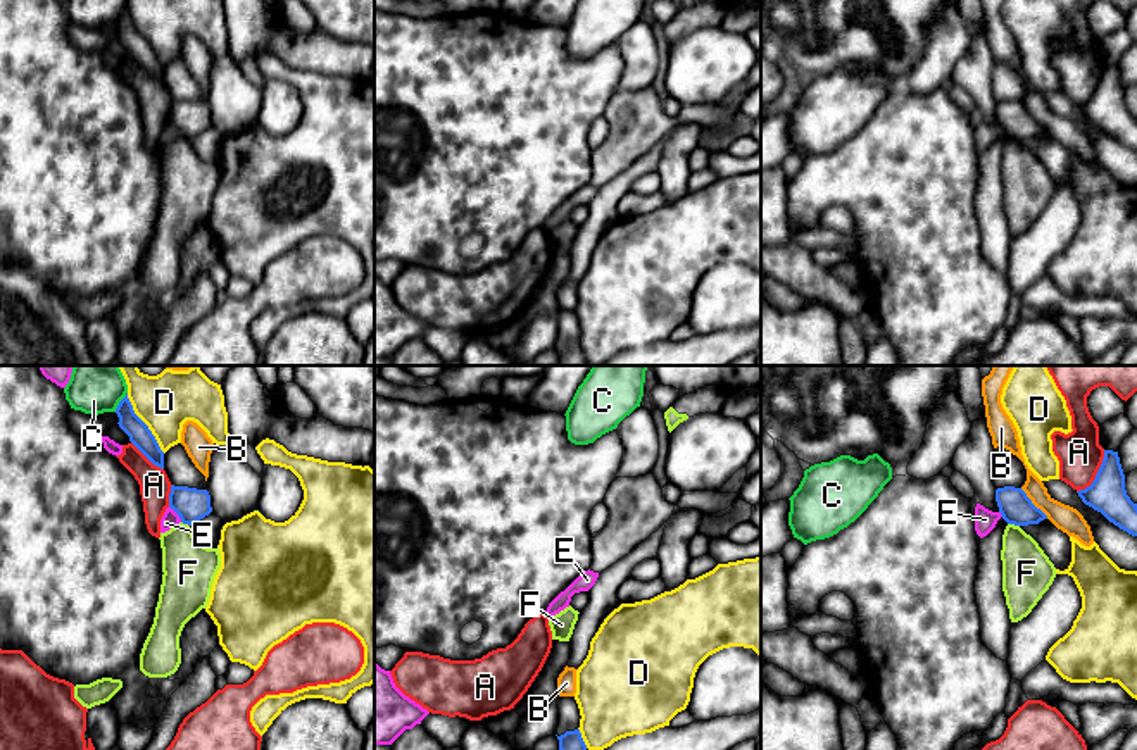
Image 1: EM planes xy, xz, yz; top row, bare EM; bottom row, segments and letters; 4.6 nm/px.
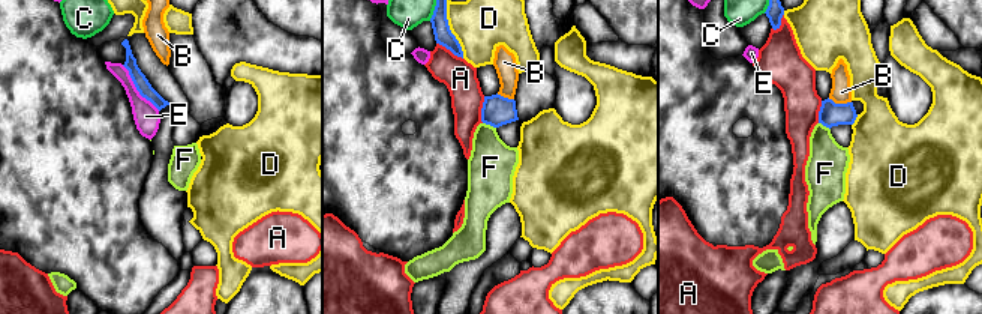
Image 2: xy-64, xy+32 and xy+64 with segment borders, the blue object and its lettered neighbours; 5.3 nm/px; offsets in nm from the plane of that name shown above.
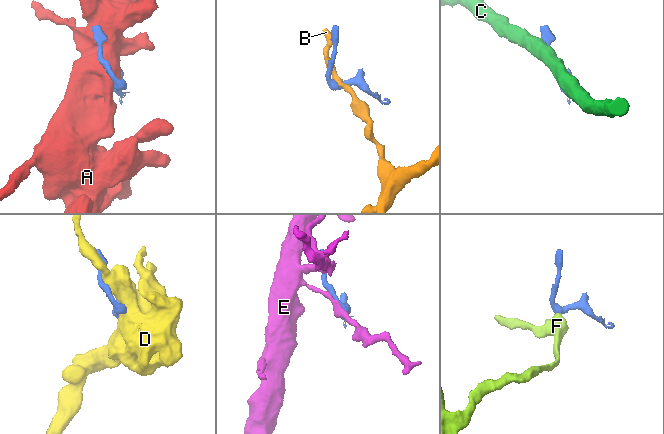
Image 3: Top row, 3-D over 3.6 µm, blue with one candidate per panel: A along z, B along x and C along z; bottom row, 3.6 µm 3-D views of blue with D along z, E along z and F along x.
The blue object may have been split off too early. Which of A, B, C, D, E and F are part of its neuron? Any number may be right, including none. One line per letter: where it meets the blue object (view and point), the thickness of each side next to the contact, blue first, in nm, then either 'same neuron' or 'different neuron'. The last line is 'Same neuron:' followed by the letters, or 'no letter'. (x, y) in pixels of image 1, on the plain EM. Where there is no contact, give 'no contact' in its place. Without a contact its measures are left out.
A: yz (1096, 88) | 170/200 nm | different neuron
B: yz (1032, 118) | 150/120 nm | different neuron
C: xy (119, 16) | 100/130 nm | different neuron
D: xy (144, 37) | 100/220 nm | different neuron
E: xy (176, 126) | 160/80 nm | different neuron
F: yz (1013, 137) | 150/240 nm | different neuron
Same neuron: no letter

